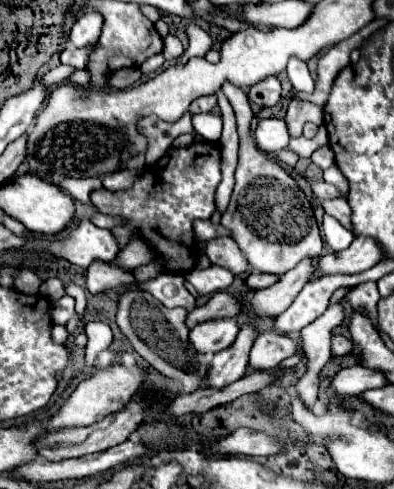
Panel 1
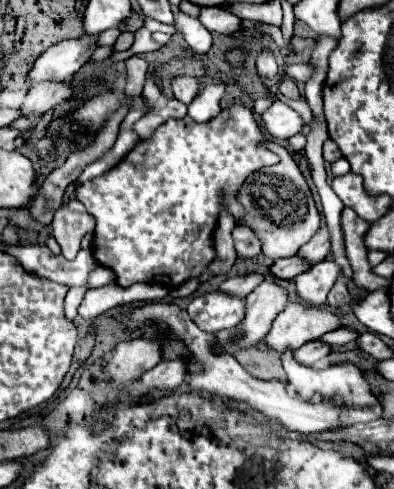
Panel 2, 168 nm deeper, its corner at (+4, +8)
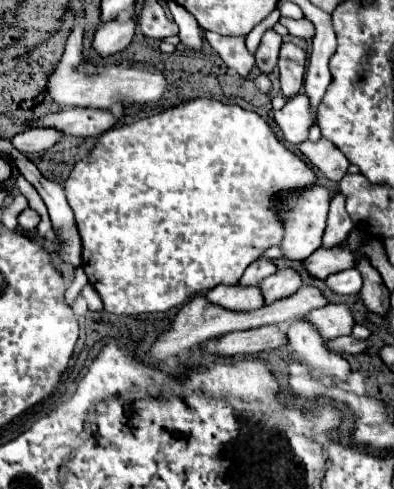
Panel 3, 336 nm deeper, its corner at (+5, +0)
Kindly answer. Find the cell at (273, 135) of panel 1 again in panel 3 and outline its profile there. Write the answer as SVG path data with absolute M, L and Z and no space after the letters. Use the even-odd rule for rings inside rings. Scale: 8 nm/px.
M305 94L289 98L285 106L275 112L275 124L281 128L287 142L305 142L309 124L313 124L313 116L309 116L309 100L305 100Z

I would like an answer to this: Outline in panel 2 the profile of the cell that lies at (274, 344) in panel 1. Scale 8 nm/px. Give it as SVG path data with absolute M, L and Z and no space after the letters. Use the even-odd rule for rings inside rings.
M292 302L276 316L264 340L272 350L284 352L286 348L296 350L306 342L318 340L336 328L340 328L340 318L326 306Z

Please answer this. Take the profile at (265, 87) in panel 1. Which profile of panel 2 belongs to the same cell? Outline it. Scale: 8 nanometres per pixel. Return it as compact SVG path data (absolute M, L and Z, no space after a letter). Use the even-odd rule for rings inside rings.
M264 48L258 54L256 70L258 70L258 76L262 76L262 78L274 78L278 74L278 64L276 64L276 60L268 48Z

